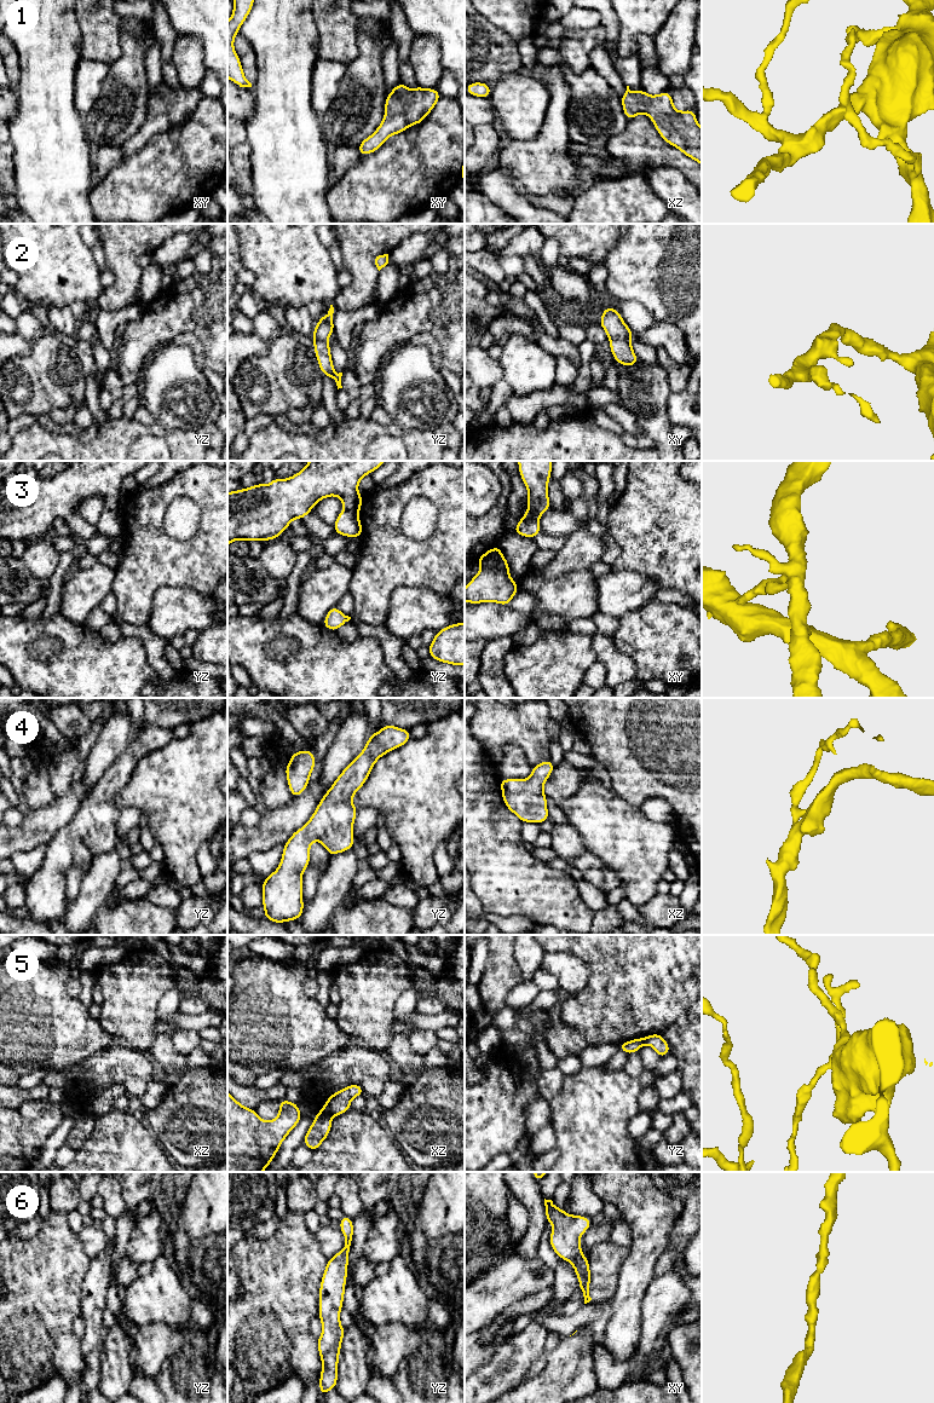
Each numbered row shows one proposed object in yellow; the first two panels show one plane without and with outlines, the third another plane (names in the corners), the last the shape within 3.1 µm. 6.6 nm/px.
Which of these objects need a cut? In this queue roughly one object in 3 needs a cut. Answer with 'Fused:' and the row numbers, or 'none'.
Fused: 3, 5

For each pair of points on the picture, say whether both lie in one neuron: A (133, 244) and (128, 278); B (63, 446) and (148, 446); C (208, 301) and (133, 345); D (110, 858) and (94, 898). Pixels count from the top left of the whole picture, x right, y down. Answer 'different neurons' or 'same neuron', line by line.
A: same neuron
B: different neurons
C: same neuron
D: same neuron

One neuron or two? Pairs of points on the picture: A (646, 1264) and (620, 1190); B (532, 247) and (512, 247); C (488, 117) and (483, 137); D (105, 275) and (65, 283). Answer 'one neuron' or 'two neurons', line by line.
A: one neuron
B: one neuron
C: two neurons
D: two neurons

